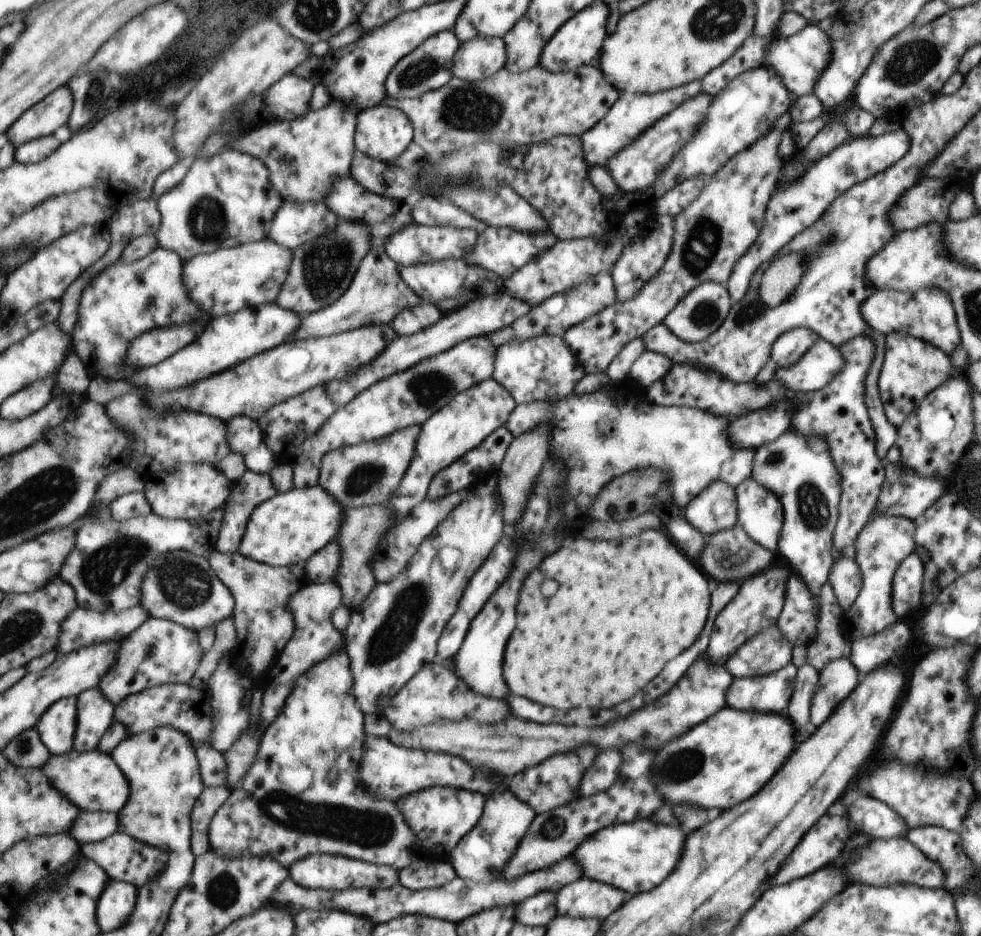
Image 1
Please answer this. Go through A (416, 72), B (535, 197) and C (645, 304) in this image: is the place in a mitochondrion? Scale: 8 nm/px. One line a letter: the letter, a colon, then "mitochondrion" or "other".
A: mitochondrion
B: other
C: other

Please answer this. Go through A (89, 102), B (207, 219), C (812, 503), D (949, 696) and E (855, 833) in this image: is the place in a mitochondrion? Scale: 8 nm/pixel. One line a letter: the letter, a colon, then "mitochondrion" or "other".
A: mitochondrion
B: mitochondrion
C: mitochondrion
D: other
E: other

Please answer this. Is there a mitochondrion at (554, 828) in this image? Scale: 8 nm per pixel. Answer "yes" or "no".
yes

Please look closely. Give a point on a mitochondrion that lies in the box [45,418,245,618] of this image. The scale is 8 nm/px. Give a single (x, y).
(106, 568)

